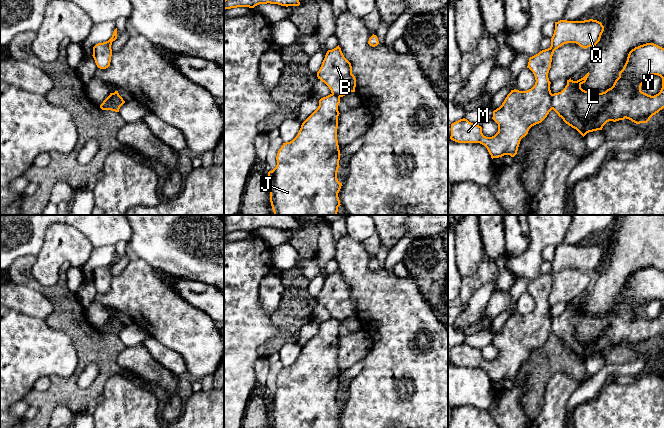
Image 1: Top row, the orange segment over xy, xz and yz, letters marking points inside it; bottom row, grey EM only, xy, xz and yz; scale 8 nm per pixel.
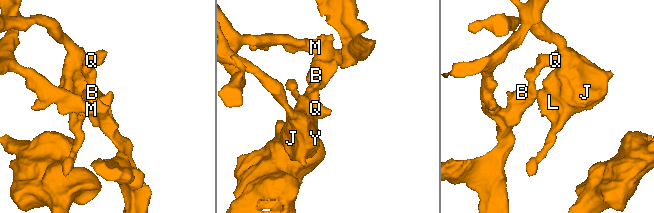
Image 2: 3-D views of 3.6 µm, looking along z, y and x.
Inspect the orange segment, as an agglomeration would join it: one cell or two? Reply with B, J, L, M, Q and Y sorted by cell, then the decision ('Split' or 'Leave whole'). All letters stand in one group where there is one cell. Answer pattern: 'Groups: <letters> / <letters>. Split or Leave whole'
Groups: B M Q / J L Y. Split

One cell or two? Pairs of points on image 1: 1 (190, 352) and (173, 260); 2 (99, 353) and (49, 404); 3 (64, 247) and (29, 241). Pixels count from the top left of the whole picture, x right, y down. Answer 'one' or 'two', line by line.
1: two
2: one
3: two

